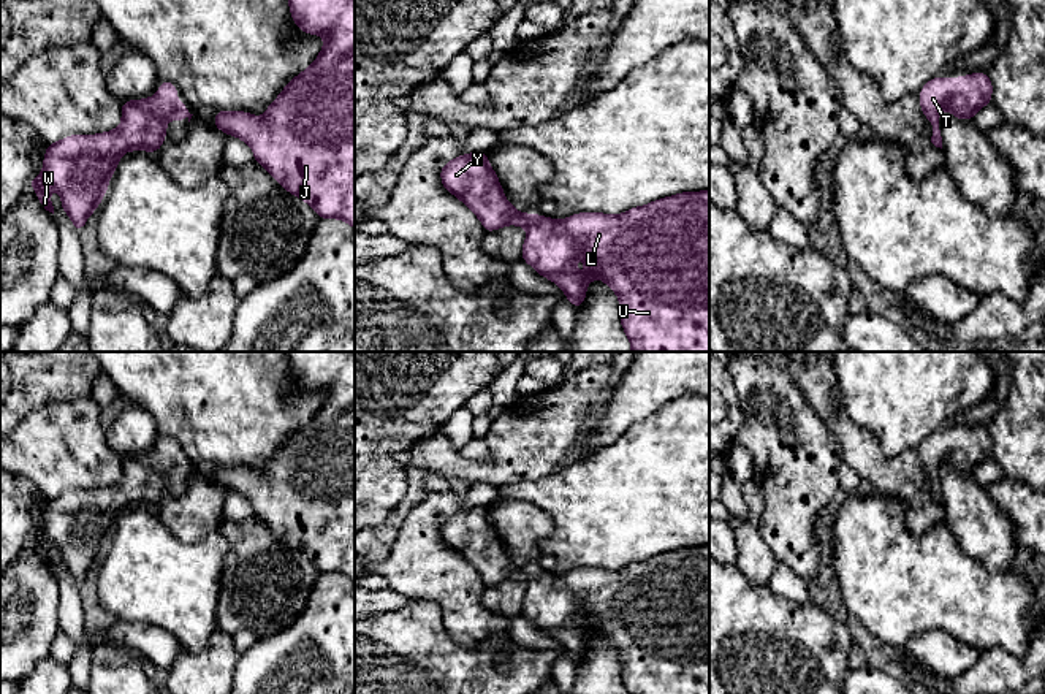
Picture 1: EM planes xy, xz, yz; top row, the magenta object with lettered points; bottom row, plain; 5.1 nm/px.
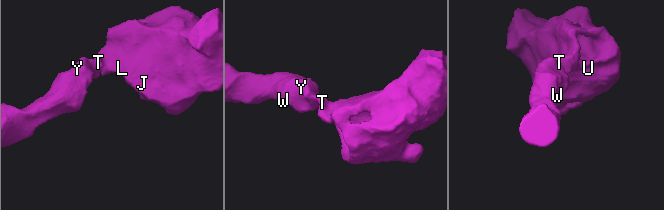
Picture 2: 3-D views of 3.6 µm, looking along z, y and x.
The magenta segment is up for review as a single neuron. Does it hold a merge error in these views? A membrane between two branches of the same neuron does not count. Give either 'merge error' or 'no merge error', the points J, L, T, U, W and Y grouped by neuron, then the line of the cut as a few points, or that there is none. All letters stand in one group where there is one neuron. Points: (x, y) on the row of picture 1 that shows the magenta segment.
no merge error; J L T U W Y; no cut

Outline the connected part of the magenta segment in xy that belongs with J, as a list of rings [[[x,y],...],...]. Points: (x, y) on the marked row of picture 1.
[[[288,0],[291,17],[298,29],[309,35],[321,35],[325,44],[315,62],[293,78],[282,90],[282,93],[268,106],[263,117],[256,117],[250,112],[238,111],[217,111],[215,128],[233,135],[245,141],[255,155],[255,162],[260,163],[287,192],[302,198],[320,219],[340,219],[352,225],[355,230],[355,0]]]

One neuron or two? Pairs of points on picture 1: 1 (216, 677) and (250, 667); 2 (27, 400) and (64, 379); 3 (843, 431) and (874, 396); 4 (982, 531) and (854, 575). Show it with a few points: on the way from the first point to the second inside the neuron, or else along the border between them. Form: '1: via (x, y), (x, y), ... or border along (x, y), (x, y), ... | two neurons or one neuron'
1: border along (239, 655), (231, 677) | two neurons
2: via (37, 390), (48, 379), (54, 379) | one neuron
3: border along (838, 385), (839, 411), (879, 446) | two neurons
4: border along (944, 518), (955, 539), (984, 564) | two neurons

